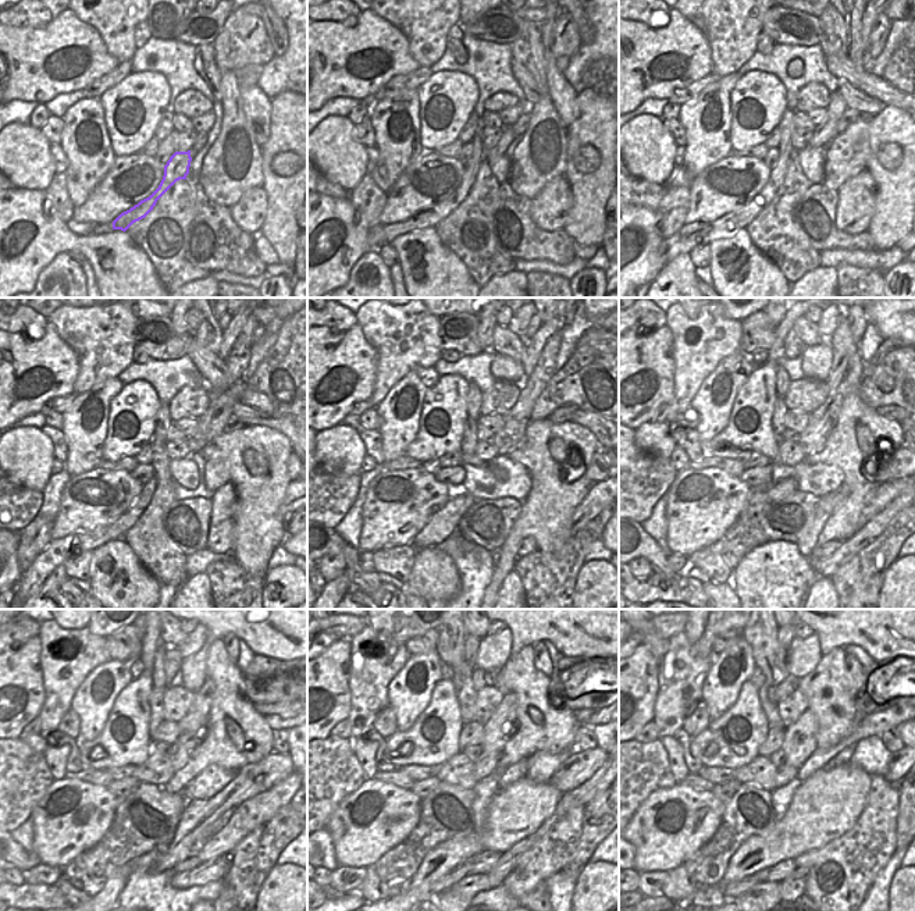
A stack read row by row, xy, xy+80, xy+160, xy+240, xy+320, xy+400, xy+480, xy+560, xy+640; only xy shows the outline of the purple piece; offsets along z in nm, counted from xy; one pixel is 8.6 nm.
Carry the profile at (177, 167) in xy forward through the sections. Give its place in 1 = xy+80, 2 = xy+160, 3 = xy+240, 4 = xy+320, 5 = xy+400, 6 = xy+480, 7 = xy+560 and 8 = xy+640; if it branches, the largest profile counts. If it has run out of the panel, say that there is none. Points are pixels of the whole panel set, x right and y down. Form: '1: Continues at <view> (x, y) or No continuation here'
1: Continues at xy+80 (490, 156)
2: Continues at xy+160 (823, 132)
3: Continues at xy+240 (221, 405)
4: Continues at xy+320 (581, 348)
5: Continues at xy+400 (883, 356)
6: Continues at xy+480 (260, 665)
7: Continues at xy+560 (565, 662)
8: Continues at xy+640 (868, 669)

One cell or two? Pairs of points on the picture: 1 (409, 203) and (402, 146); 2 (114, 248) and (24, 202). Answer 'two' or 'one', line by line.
1: two
2: one

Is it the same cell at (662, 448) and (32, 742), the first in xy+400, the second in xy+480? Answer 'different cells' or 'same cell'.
same cell

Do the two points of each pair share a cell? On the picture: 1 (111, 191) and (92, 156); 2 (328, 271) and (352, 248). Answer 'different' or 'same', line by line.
1: different
2: same

